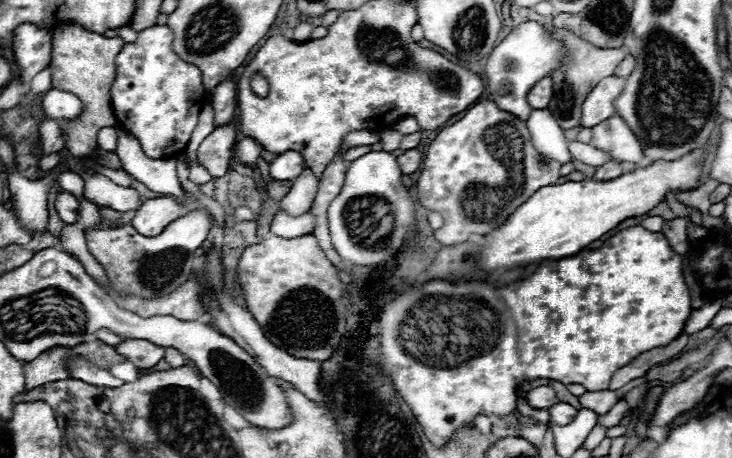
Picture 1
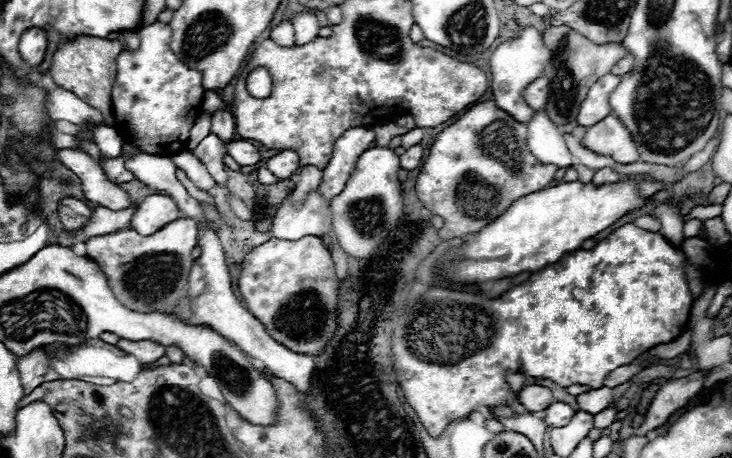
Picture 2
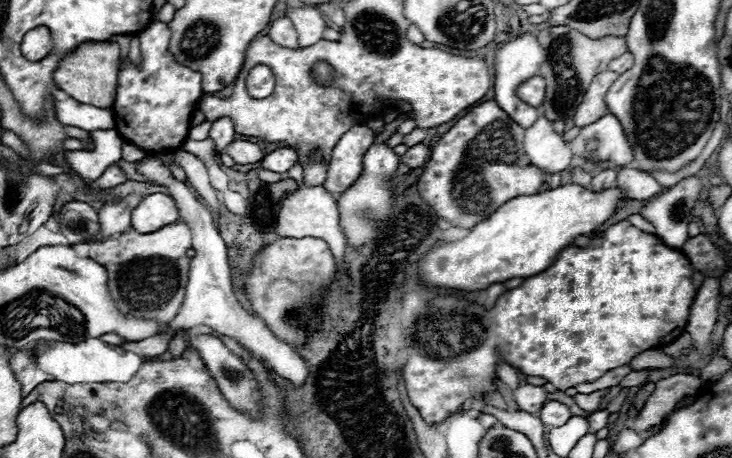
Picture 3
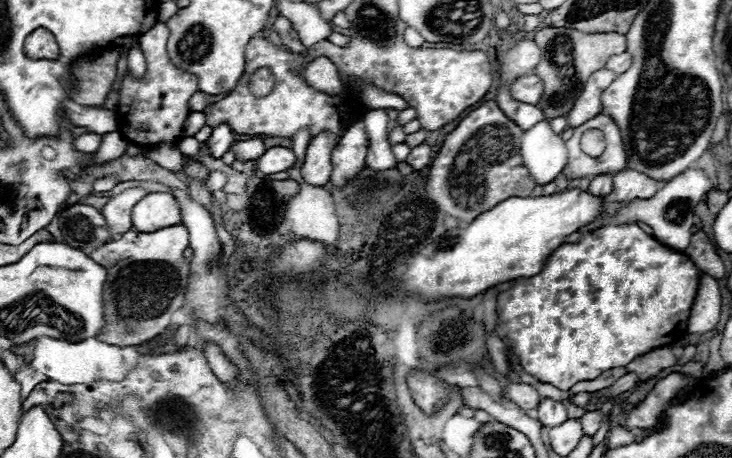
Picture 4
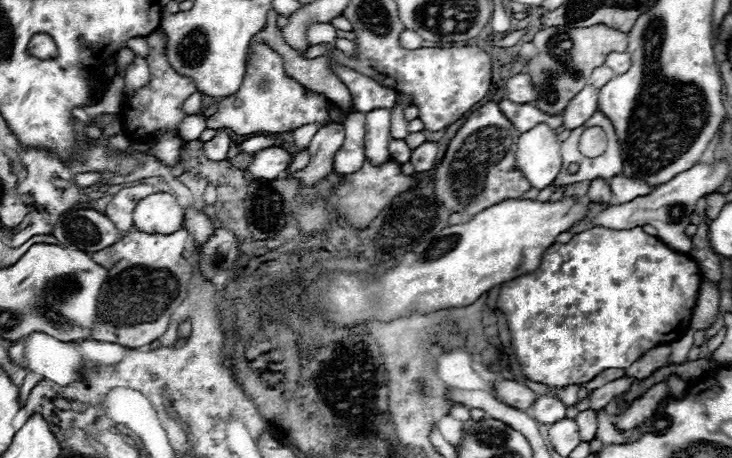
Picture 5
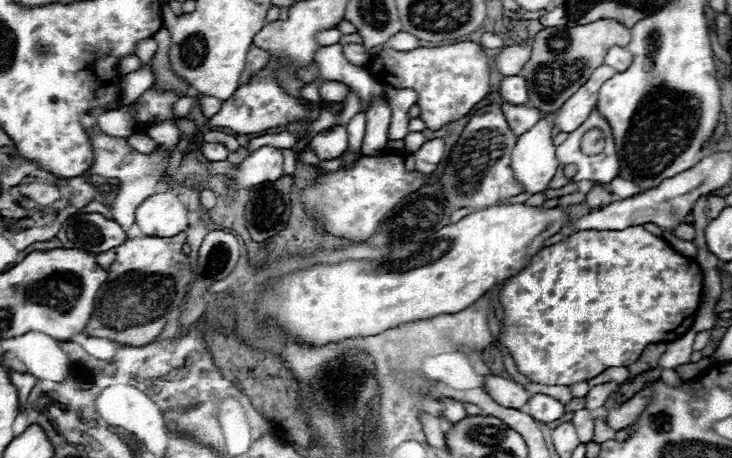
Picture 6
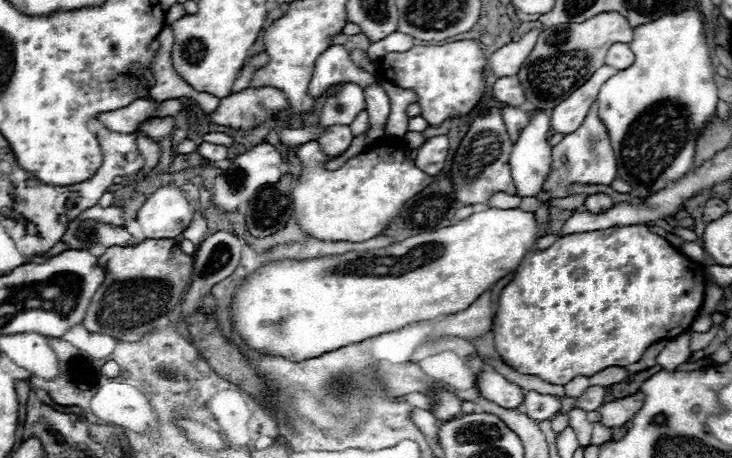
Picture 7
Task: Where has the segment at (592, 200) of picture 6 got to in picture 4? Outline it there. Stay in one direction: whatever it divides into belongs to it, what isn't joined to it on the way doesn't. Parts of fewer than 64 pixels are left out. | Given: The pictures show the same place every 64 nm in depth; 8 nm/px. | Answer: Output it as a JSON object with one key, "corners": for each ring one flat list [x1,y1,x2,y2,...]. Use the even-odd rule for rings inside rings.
{"corners":[[600,174,600,176,592,178,588,192,594,196,608,196,612,192,612,178,614,178,614,174]]}

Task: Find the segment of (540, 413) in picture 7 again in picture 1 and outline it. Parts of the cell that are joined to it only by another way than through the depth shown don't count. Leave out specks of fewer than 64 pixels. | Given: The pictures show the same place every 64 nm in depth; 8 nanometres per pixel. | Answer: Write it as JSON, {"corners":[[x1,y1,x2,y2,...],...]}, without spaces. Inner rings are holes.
{"corners":[[558,402,556,406,552,406,550,408,550,420,554,422,554,424,558,424,558,426,566,426,566,424,570,424,572,420,574,420,574,416,578,414,578,410,574,408,574,406,570,406,570,404,566,404,566,402]]}

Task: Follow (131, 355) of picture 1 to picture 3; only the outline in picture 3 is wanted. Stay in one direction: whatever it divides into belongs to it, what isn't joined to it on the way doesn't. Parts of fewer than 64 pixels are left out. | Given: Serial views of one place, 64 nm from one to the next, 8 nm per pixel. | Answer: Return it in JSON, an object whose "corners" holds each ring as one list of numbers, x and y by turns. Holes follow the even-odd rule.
{"corners":[[168,334,166,336,152,336,152,338,146,338,146,340,140,340,140,342,124,342,122,348,142,356,144,360,150,360,150,358,156,358,156,356,166,352,168,340,170,340]]}

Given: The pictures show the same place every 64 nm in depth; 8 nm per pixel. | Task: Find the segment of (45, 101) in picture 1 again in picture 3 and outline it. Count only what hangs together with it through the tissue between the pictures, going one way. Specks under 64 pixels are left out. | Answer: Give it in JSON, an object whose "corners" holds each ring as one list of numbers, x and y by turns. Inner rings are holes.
{"corners":[[66,92,54,94,54,110,56,110,56,118,62,124,68,126,76,126,82,130,110,130,114,128,114,114,112,110,100,110,96,106,88,106,82,104,78,100,74,100,72,96,68,96]]}

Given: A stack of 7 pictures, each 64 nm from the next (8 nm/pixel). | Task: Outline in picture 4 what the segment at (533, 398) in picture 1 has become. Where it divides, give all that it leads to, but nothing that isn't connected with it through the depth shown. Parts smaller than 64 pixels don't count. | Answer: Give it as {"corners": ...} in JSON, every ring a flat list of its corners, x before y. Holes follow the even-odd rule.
{"corners":[[510,382,508,388,506,388,506,398,510,402,514,402,516,406,520,406,522,410,534,410,542,396,538,394,538,390,530,384,516,384,516,382]]}

